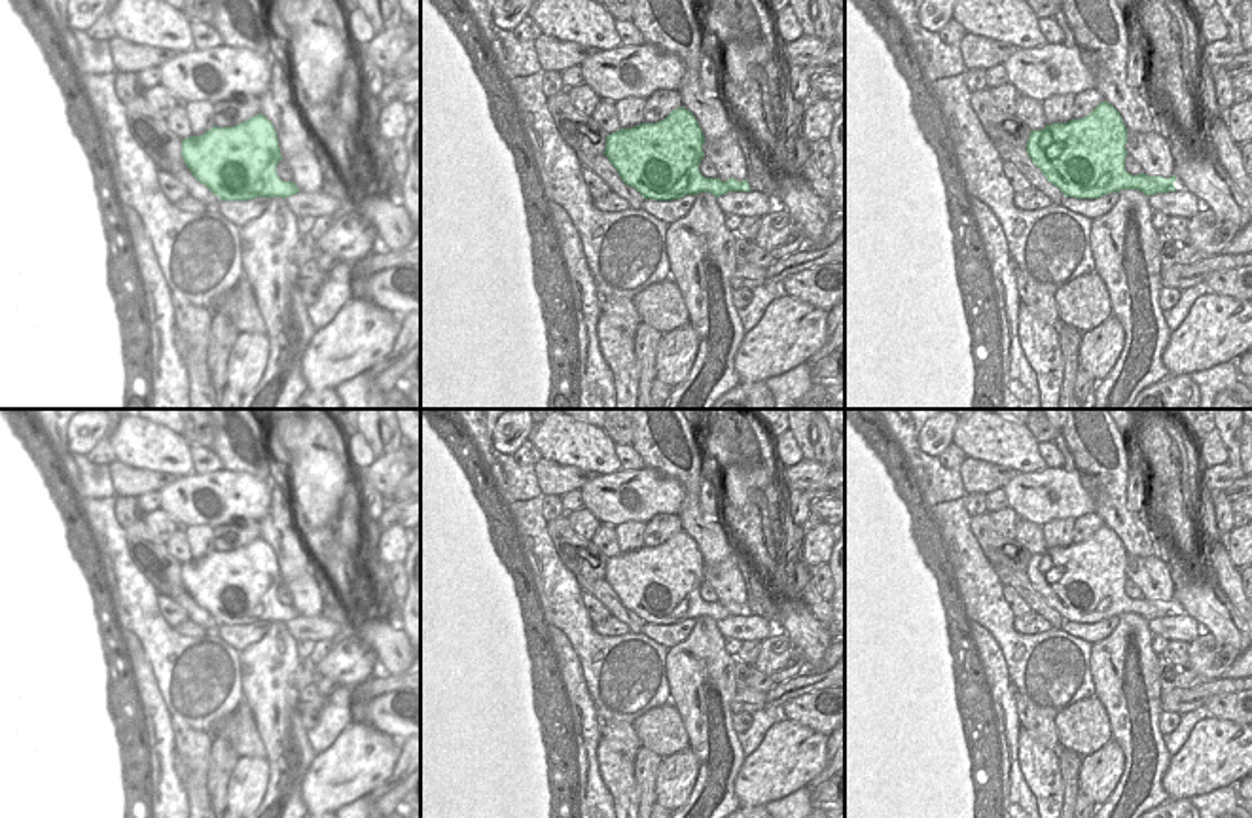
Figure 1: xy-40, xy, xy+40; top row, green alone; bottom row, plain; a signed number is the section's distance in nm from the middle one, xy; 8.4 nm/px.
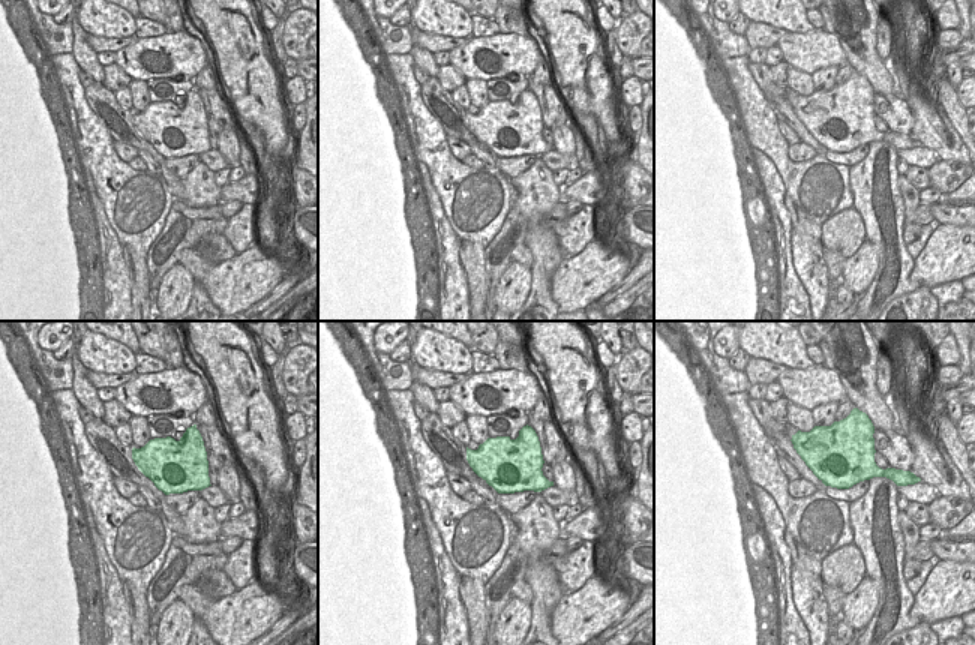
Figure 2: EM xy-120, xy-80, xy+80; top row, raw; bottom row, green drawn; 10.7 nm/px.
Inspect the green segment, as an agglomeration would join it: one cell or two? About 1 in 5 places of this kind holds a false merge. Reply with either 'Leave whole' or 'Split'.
Leave whole.

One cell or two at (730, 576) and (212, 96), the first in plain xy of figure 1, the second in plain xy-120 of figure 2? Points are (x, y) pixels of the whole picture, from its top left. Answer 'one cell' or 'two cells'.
two cells

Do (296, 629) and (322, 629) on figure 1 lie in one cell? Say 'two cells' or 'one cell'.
one cell

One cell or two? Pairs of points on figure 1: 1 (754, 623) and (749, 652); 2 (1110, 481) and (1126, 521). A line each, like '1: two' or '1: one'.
1: two
2: one

